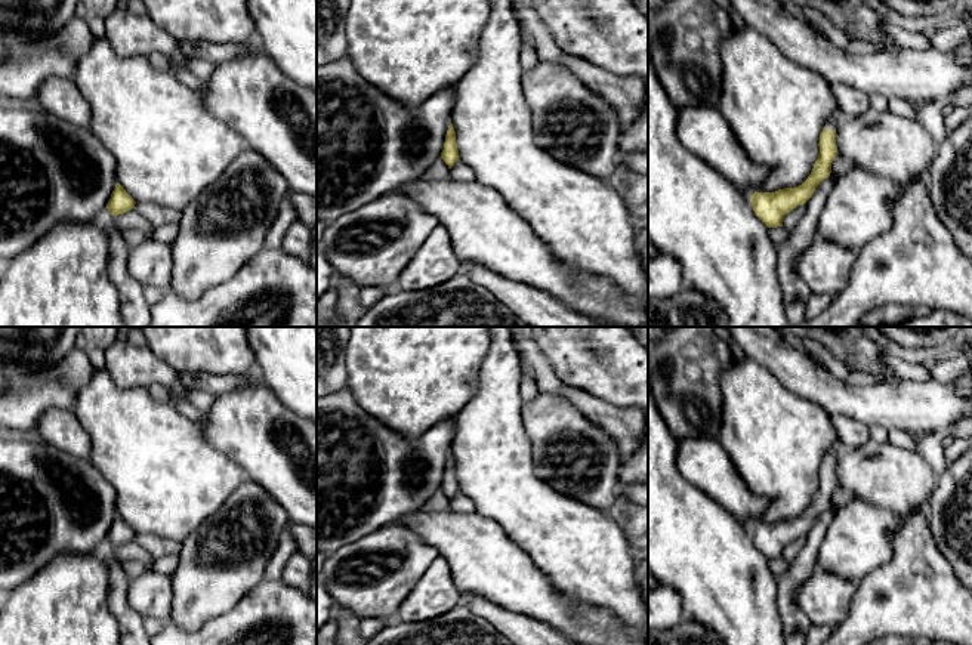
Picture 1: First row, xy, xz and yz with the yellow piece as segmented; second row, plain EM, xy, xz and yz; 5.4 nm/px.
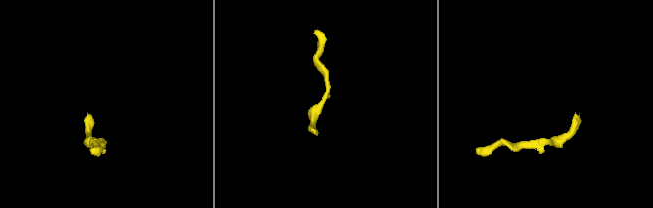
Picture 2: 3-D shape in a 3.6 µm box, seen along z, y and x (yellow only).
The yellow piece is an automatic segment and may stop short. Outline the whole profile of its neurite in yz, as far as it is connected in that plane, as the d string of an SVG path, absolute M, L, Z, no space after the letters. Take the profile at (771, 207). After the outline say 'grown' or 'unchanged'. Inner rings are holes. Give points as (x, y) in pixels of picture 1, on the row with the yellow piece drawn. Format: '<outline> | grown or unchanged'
M834 109L820 135L820 154L808 179L794 188L784 188L775 192L755 192L750 195L756 216L768 226L783 226L783 219L797 206L805 204L815 188L830 176L831 163L837 155L836 126L842 118L842 111Z | grown

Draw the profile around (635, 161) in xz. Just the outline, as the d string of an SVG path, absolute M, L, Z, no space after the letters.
M648 152L621 154L618 155L618 161L633 173L648 175Z

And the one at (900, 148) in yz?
M870 108L858 117L842 117L836 126L837 154L876 175L907 183L914 178L929 178L929 169L936 155L932 136L917 121L889 111Z

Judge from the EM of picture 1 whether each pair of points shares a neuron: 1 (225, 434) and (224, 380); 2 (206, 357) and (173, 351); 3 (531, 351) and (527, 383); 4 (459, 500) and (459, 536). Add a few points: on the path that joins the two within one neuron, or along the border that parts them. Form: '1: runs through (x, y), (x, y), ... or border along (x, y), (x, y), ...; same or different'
1: border along (258, 383), (244, 383), (222, 392), (203, 412); different
2: runs through (198, 351), (181, 351); same
3: border along (521, 357), (525, 372), (534, 380), (539, 391); different
4: border along (450, 508), (459, 512), (474, 512); different

